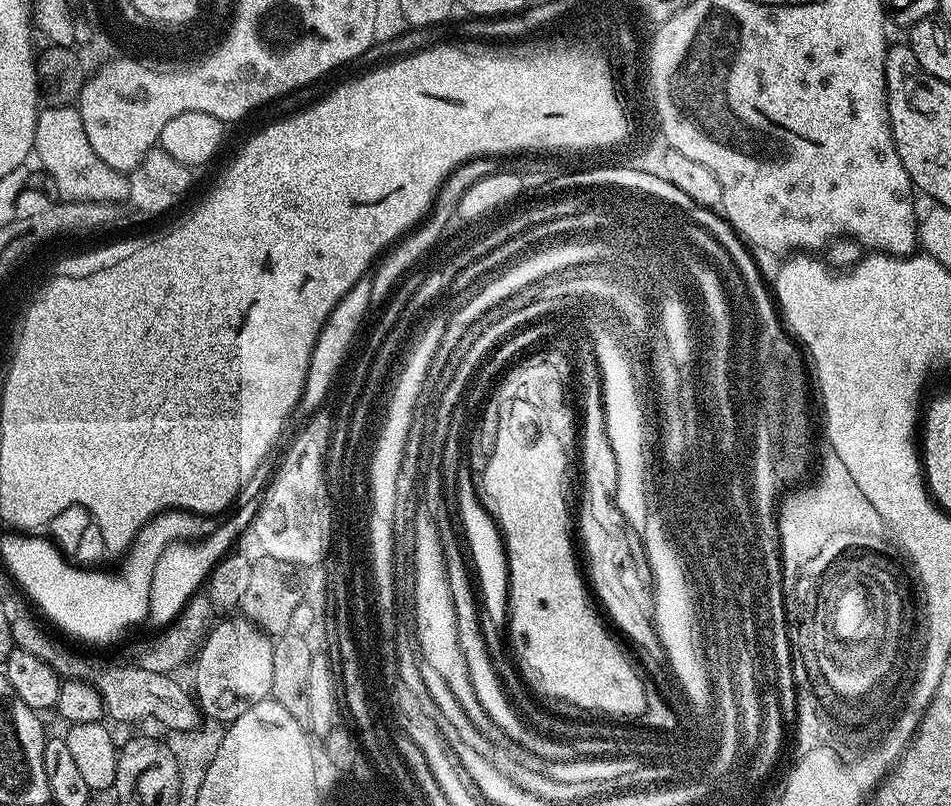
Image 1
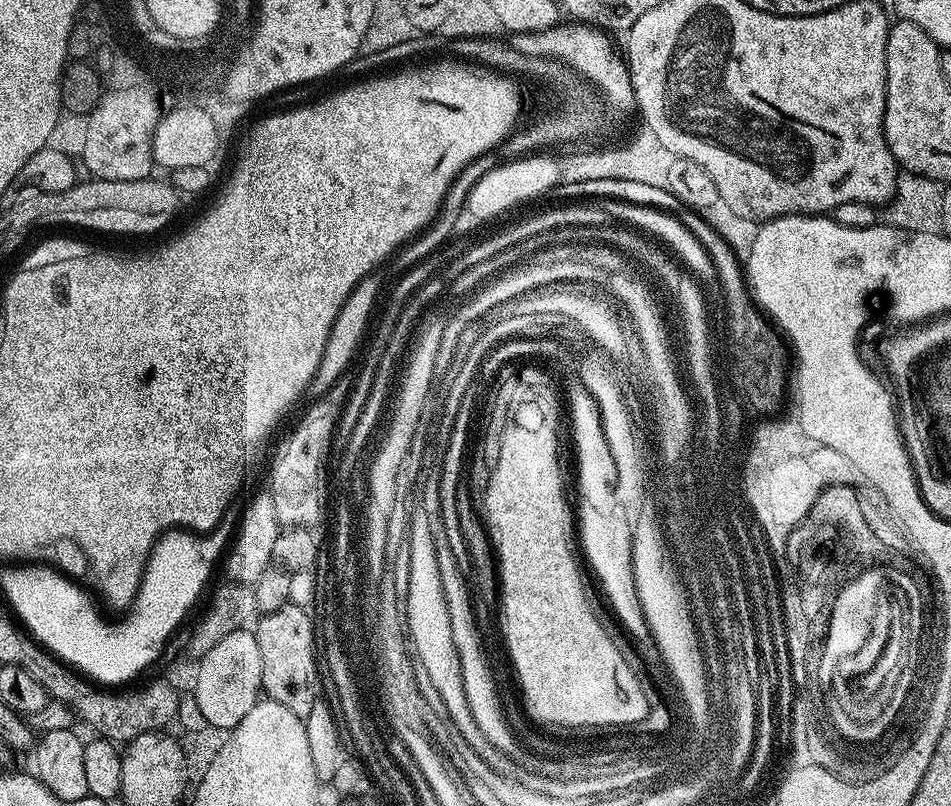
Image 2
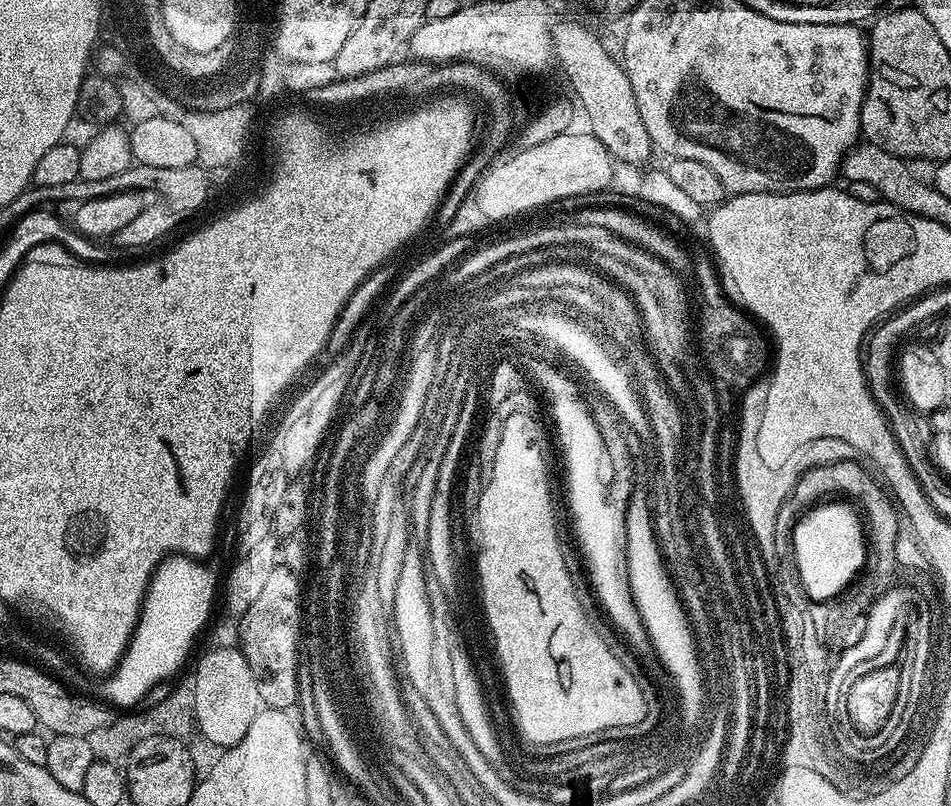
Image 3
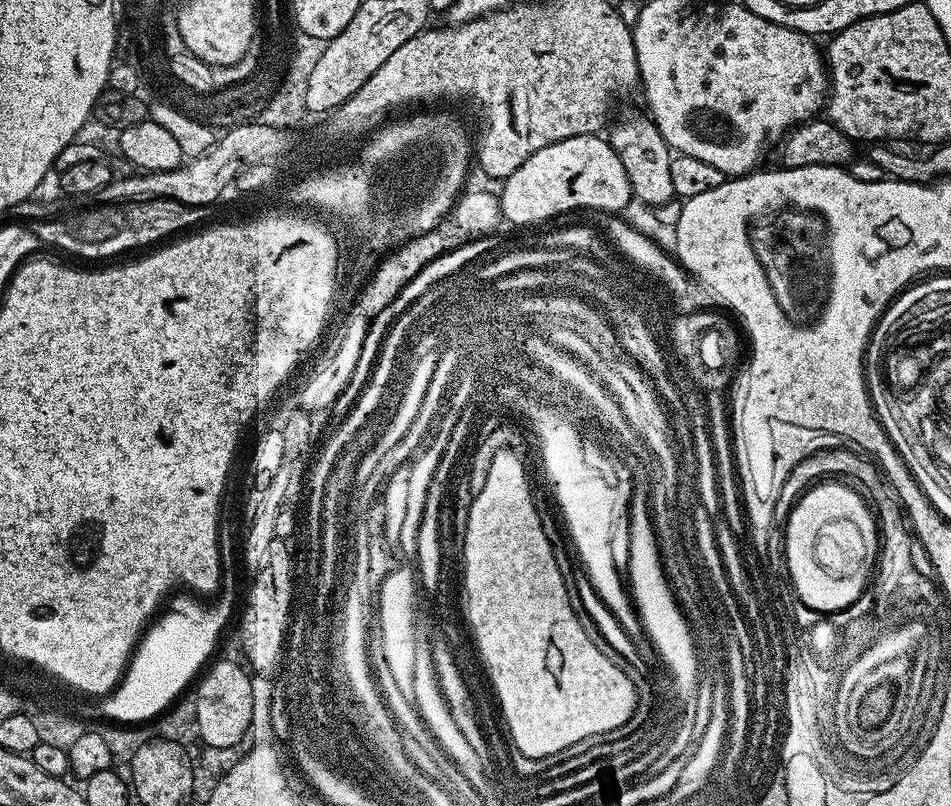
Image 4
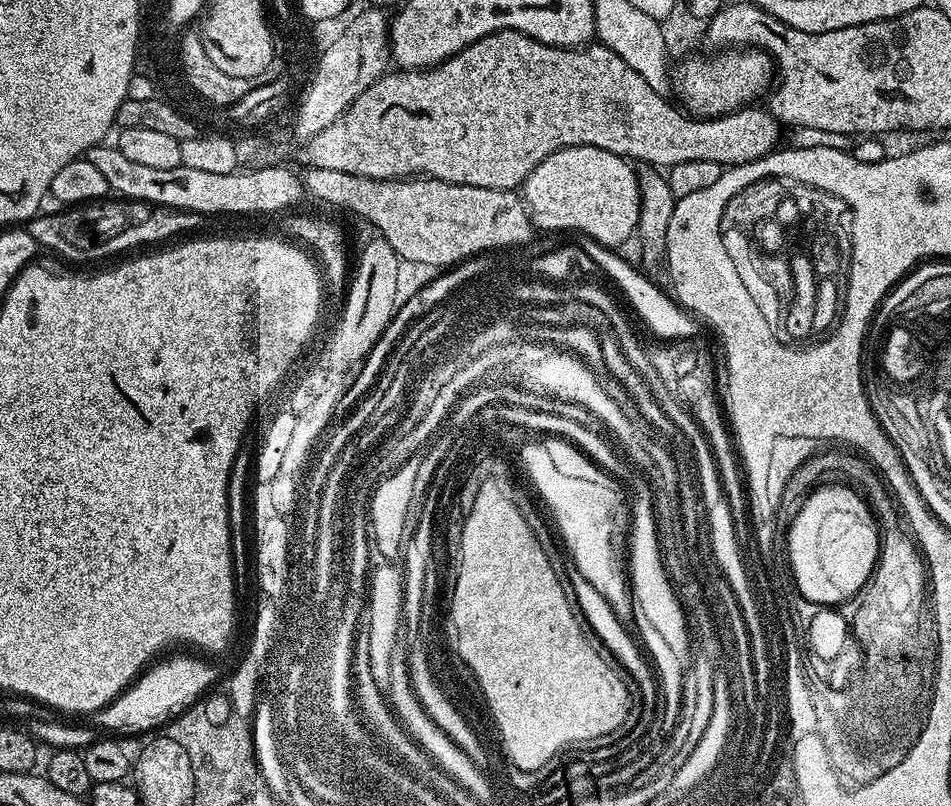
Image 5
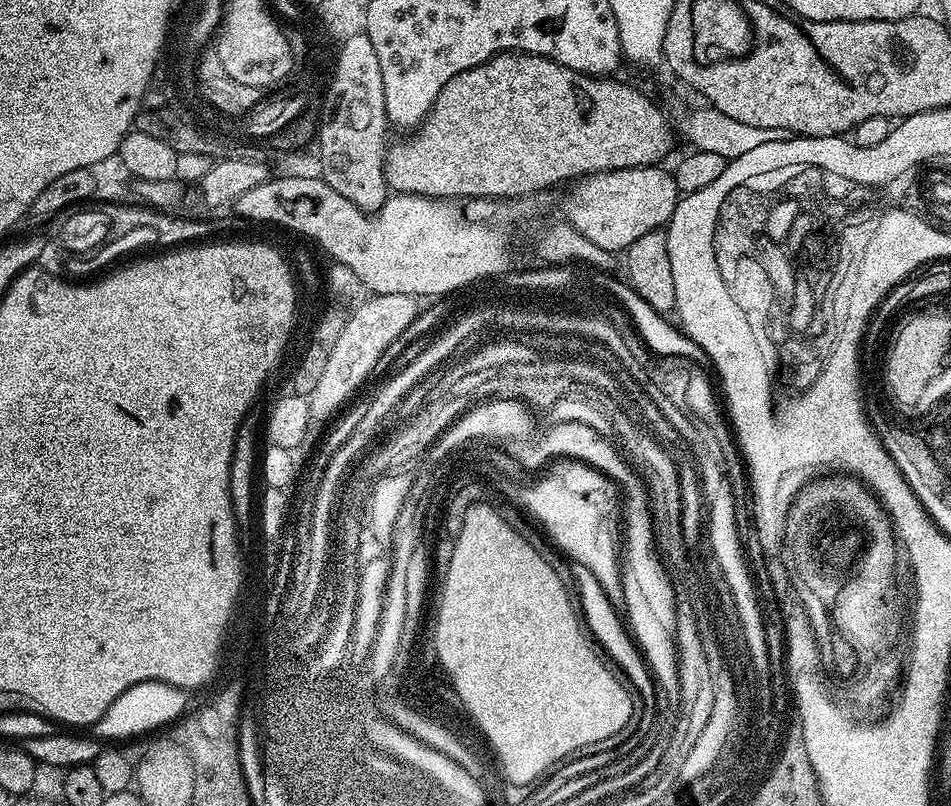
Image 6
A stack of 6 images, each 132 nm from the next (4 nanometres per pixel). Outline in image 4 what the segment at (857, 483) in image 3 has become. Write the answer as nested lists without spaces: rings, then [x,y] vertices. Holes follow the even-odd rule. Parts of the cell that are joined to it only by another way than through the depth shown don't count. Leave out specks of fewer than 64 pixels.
[[[821,447],[814,454],[802,458],[802,462],[798,462],[798,466],[794,466],[794,470],[790,470],[790,474],[782,486],[782,494],[778,494],[780,508],[774,506],[777,514],[776,520],[781,520],[787,524],[797,500],[803,497],[810,488],[819,485],[825,478],[846,478],[842,476],[849,476],[850,479],[864,484],[863,491],[868,496],[872,495],[870,500],[874,505],[875,515],[878,517],[878,536],[880,539],[878,546],[886,546],[886,552],[890,552],[892,558],[896,556],[896,552],[902,552],[906,556],[906,552],[910,552],[914,536],[906,523],[905,513],[902,511],[902,505],[896,493],[892,490],[892,485],[886,482],[879,467],[871,459],[865,458],[859,451],[853,450],[851,447],[840,447],[844,448]]]

